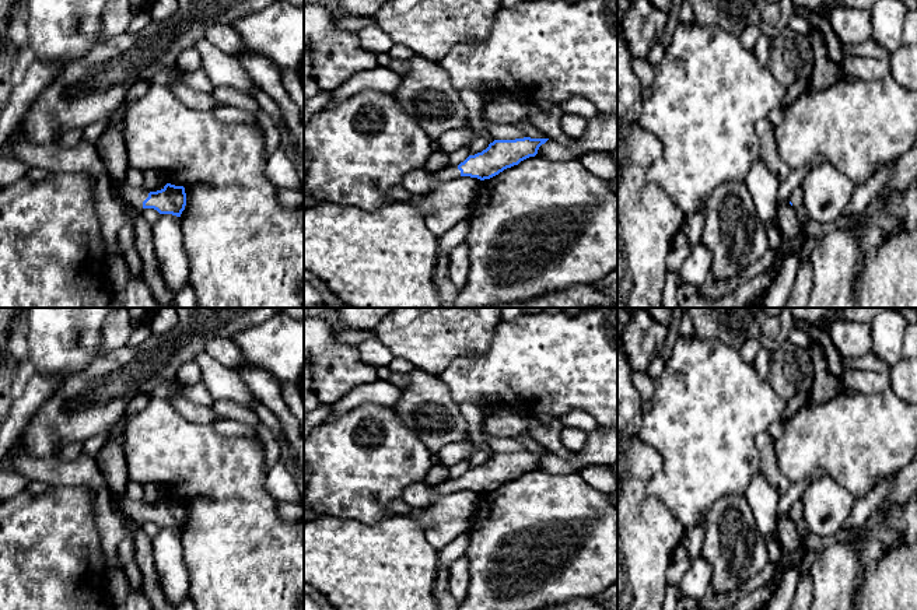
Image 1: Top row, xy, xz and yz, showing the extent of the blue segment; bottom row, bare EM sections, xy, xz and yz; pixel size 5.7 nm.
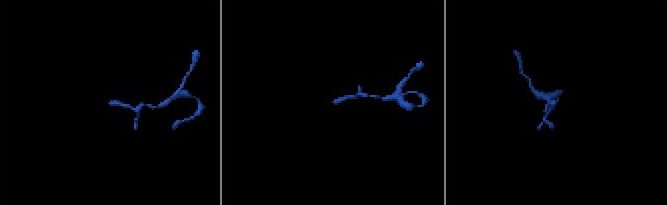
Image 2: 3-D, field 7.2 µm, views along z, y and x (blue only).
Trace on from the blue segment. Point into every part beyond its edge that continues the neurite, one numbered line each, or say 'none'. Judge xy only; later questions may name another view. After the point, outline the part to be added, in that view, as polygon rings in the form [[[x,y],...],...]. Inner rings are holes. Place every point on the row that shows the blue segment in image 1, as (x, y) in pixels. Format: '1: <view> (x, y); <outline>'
1: xy (136, 197); [[[120,185],[118,187],[118,194],[122,197],[125,201],[130,203],[134,208],[143,210],[143,201],[148,197],[148,190],[141,189],[130,189],[127,185]]]

